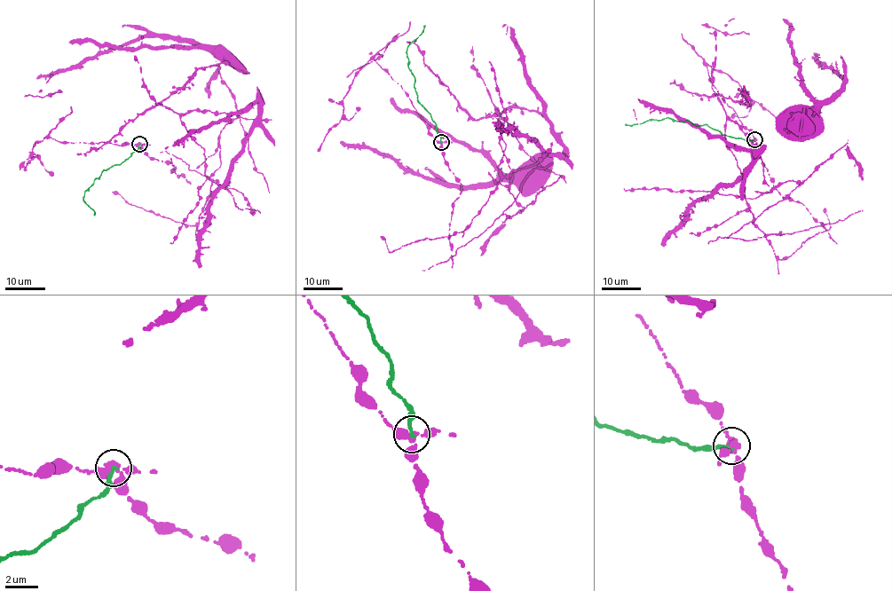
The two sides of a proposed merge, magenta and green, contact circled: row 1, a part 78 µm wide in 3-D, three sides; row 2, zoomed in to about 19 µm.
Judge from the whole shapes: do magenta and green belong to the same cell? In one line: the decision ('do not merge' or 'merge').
do not merge

